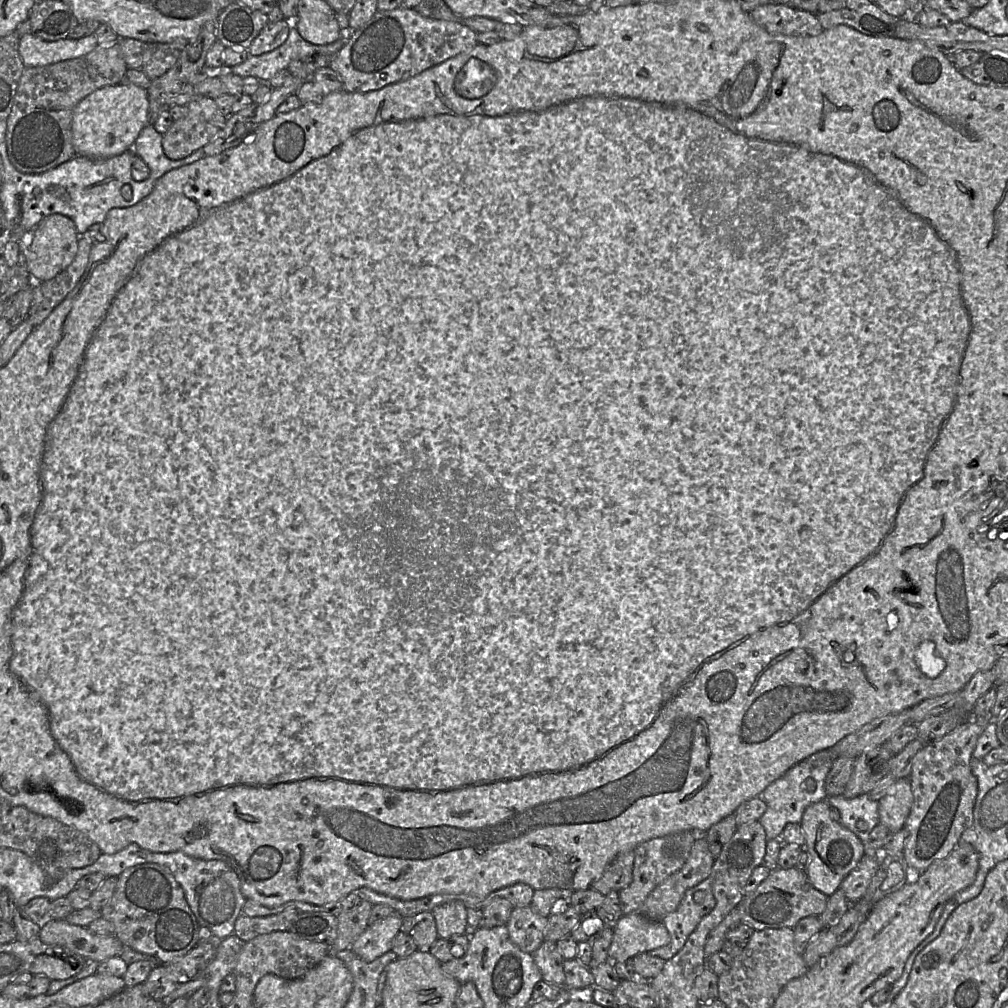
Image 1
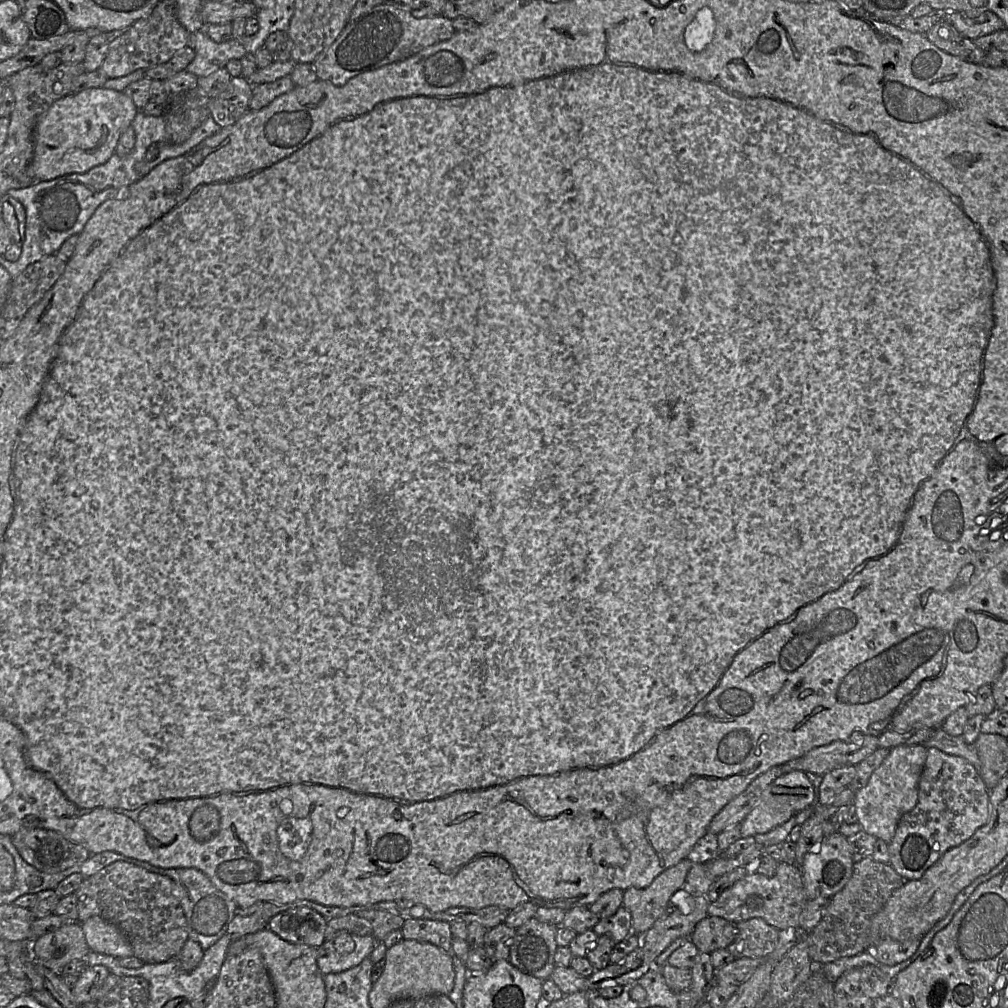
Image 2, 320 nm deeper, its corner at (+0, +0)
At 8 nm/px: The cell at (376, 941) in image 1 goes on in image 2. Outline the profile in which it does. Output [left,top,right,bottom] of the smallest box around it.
[317,931,377,975]

